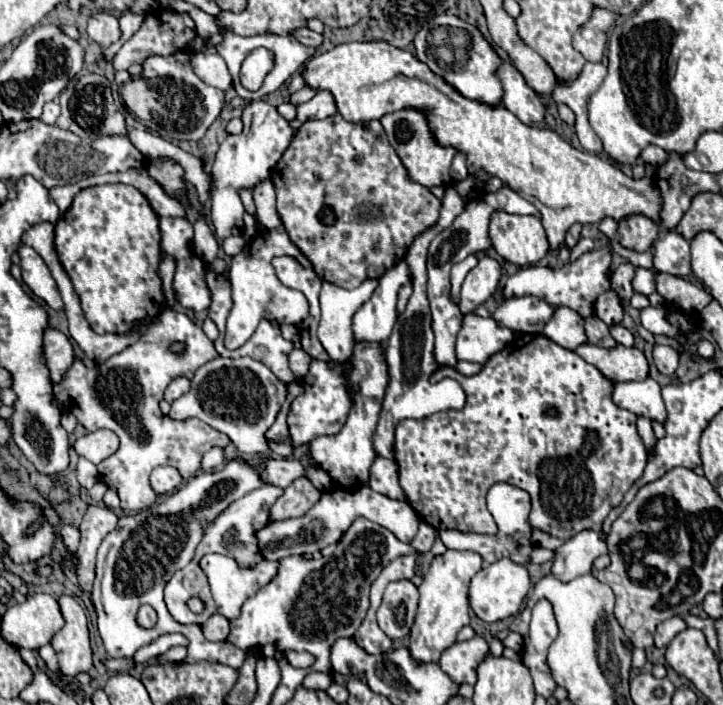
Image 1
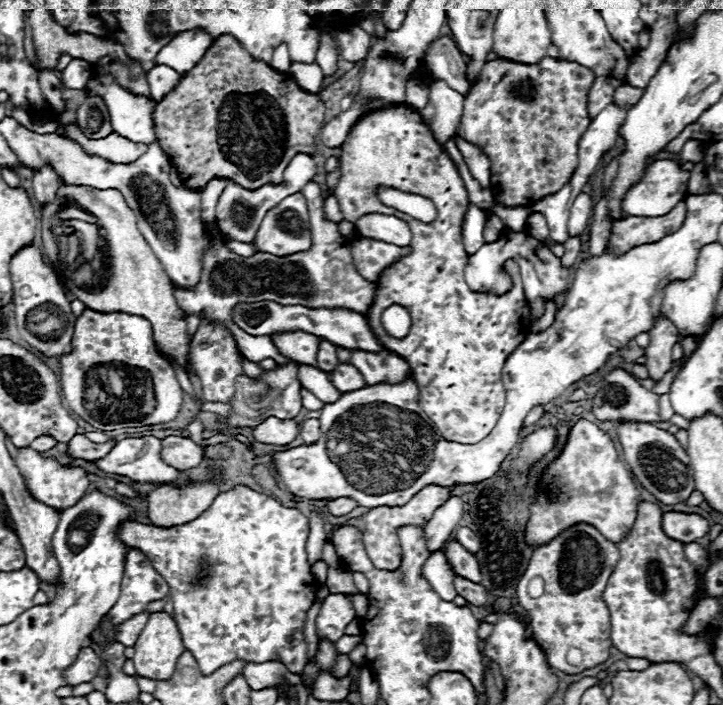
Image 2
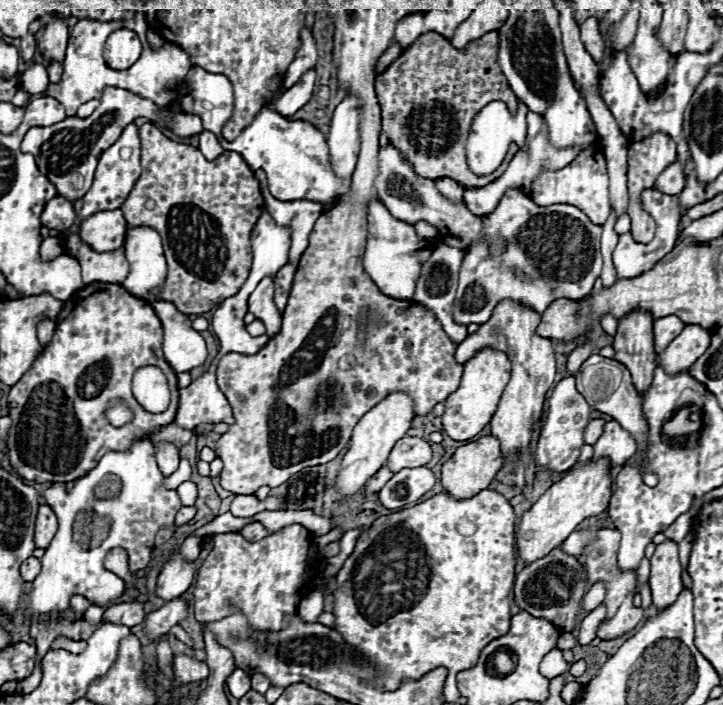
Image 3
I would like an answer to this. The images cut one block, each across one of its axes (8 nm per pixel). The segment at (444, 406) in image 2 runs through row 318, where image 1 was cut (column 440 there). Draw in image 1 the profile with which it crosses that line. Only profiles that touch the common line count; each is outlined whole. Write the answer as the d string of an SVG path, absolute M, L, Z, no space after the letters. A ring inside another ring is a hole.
M520 334L520 336L516 336L510 342L510 346L506 346L504 350L494 354L484 364L482 372L478 372L474 376L462 376L462 374L454 372L454 368L442 366L430 376L430 382L438 382L442 378L454 378L454 380L458 380L462 384L462 388L464 388L464 392L468 396L466 406L462 410L436 412L436 414L430 414L430 416L426 416L422 420L402 420L396 426L396 438L394 438L394 460L396 460L396 464L400 460L398 478L400 478L400 486L402 486L404 494L406 494L406 500L418 512L418 516L422 520L426 520L436 530L456 530L458 528L460 532L494 534L496 532L496 522L494 522L492 514L486 508L486 492L494 482L508 482L508 484L518 486L518 488L522 488L522 490L526 490L530 494L530 500L532 500L530 526L534 526L534 528L538 528L542 532L548 532L548 534L552 534L552 536L556 536L560 540L568 540L568 538L572 538L574 534L578 534L582 530L600 530L606 514L614 506L618 506L622 502L624 494L630 488L630 482L638 480L642 476L642 472L644 472L648 452L646 452L646 446L644 446L644 442L642 442L642 438L638 436L638 430L636 430L636 414L632 414L628 410L622 410L612 402L614 382L610 382L610 378L606 378L596 366L584 362L576 352L562 348L556 342L550 342L550 338L546 338L542 334ZM548 406L556 406L560 414L556 418L546 416L544 410Z

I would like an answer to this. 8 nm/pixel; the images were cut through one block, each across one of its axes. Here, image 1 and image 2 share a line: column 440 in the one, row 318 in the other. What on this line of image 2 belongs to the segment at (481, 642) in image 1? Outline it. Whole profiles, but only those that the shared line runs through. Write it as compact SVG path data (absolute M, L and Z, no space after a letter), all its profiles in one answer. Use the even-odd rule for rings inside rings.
M660 314L650 328L650 344L646 348L646 368L650 378L660 380L672 368L672 346L680 340L678 328Z

